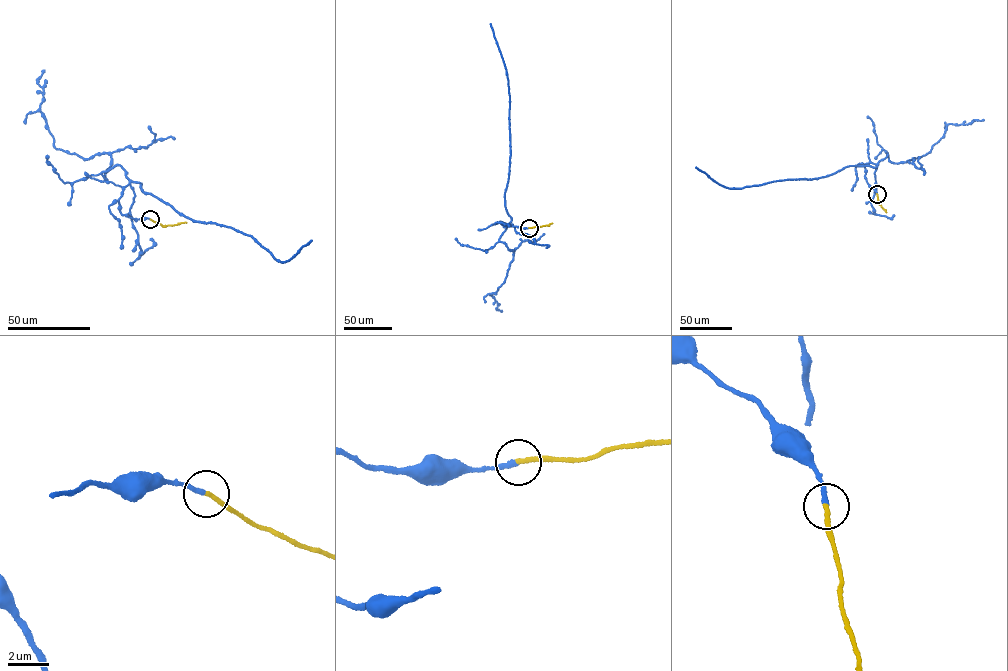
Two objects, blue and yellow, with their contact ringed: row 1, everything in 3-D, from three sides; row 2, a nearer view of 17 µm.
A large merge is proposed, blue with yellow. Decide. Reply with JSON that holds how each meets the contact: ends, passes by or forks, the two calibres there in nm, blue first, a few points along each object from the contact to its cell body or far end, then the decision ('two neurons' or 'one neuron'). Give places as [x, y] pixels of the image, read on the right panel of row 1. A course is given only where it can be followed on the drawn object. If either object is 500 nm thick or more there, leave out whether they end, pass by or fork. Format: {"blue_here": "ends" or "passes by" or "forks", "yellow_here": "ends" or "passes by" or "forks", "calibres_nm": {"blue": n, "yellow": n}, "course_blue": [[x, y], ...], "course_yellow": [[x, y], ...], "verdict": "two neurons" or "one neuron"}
{"blue_here": "ends", "yellow_here": "ends", "calibres_nm": {"blue": 240, "yellow": 220}, "course_blue": [[877, 194], [864, 175], [863, 165], [870, 162], [877, 165], [734, 189], [696, 167]], "course_yellow": [[877, 194], [886, 212]], "verdict": "one neuron"}

